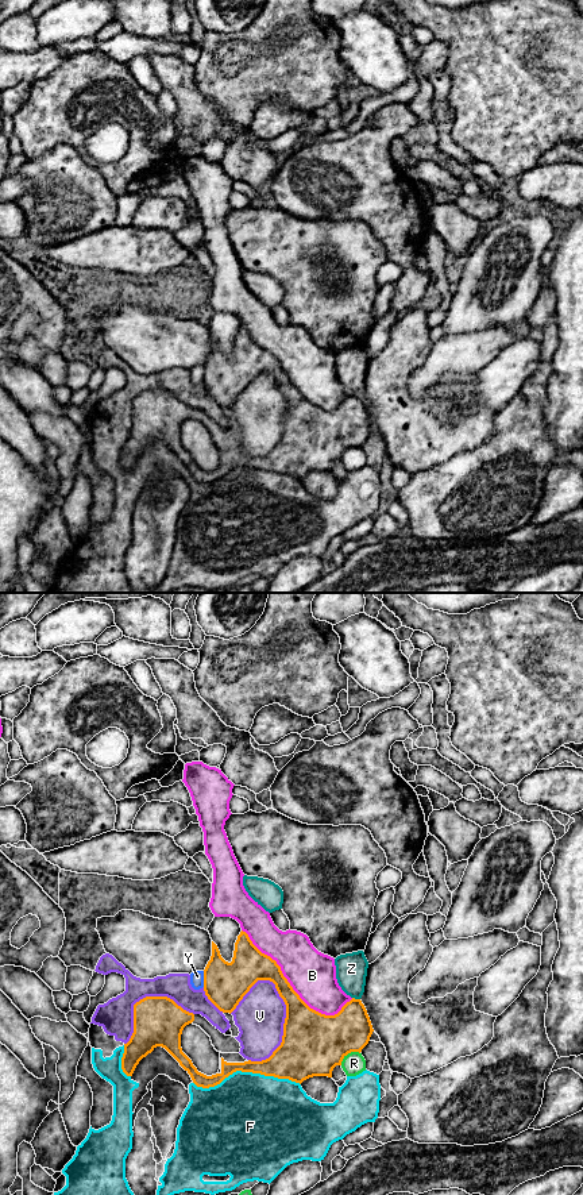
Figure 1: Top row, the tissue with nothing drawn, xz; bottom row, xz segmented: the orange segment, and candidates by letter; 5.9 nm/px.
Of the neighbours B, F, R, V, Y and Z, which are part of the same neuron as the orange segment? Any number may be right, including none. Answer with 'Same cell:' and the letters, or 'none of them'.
Same cell: none of them

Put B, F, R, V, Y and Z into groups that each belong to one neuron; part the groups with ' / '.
B / F V / R / Y / Z

